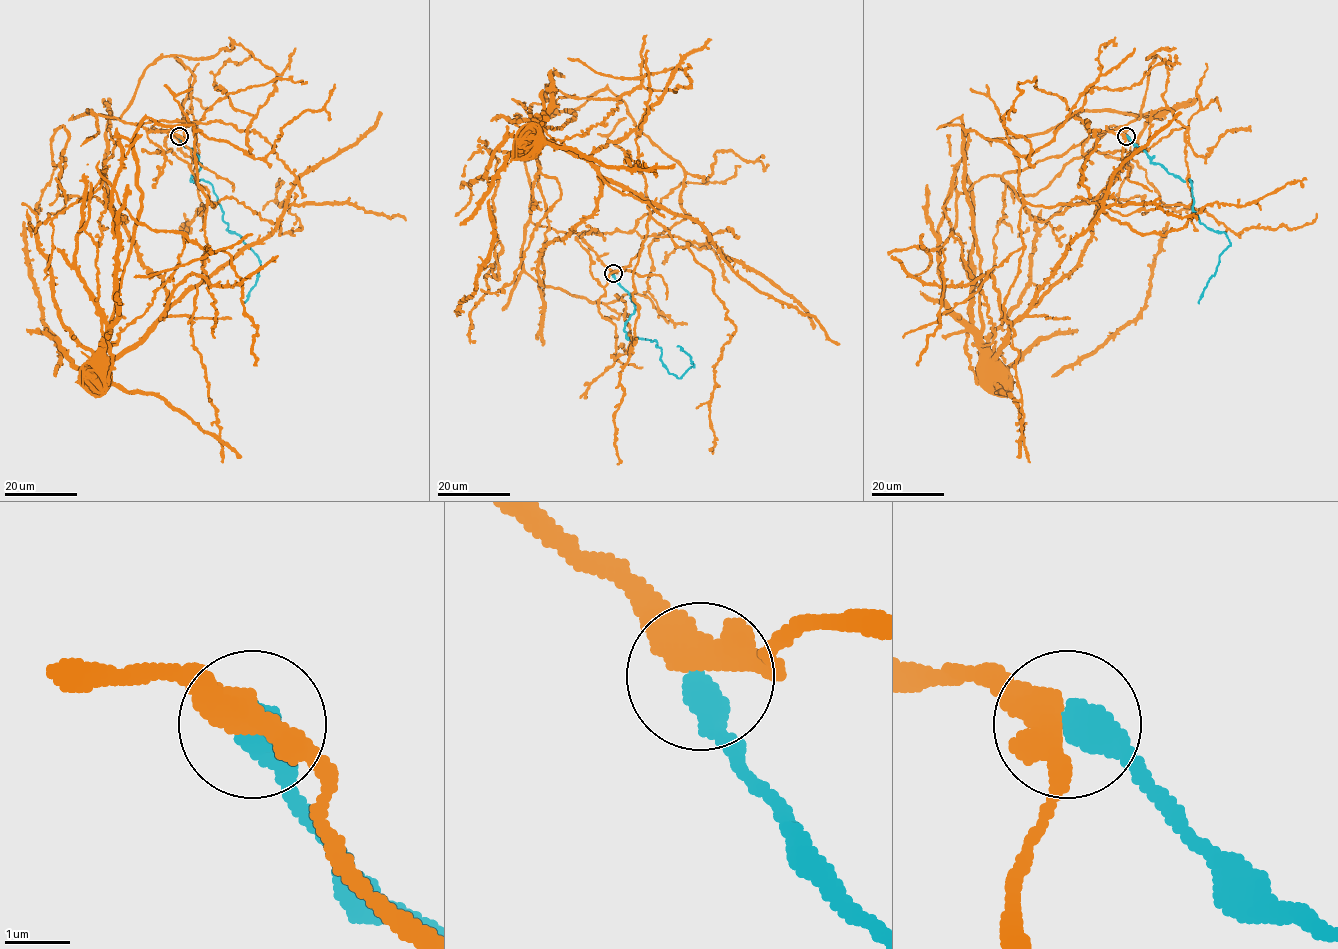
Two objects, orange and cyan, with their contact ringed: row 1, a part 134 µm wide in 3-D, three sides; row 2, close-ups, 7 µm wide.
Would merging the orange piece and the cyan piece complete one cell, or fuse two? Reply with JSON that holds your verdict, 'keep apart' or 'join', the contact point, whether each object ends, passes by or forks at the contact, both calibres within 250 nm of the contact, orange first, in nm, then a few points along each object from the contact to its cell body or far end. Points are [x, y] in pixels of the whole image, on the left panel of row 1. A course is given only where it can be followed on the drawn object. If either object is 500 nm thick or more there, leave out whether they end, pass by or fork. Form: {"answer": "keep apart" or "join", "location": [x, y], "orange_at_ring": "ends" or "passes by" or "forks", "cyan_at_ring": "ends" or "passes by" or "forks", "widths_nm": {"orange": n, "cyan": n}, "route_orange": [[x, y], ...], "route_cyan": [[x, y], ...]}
{"answer": "keep apart", "location": [179, 136], "orange_at_ring": "passes by", "cyan_at_ring": "ends", "widths_nm": {"orange": 460, "cyan": 480}, "route_orange": [[179, 137], [89, 110], [109, 113], [108, 197], [167, 295], [167, 311], [140, 340], [91, 366]], "route_cyan": [[179, 137], [201, 164], [191, 180], [203, 180], [213, 186], [227, 229], [257, 256], [256, 282], [244, 304]]}

